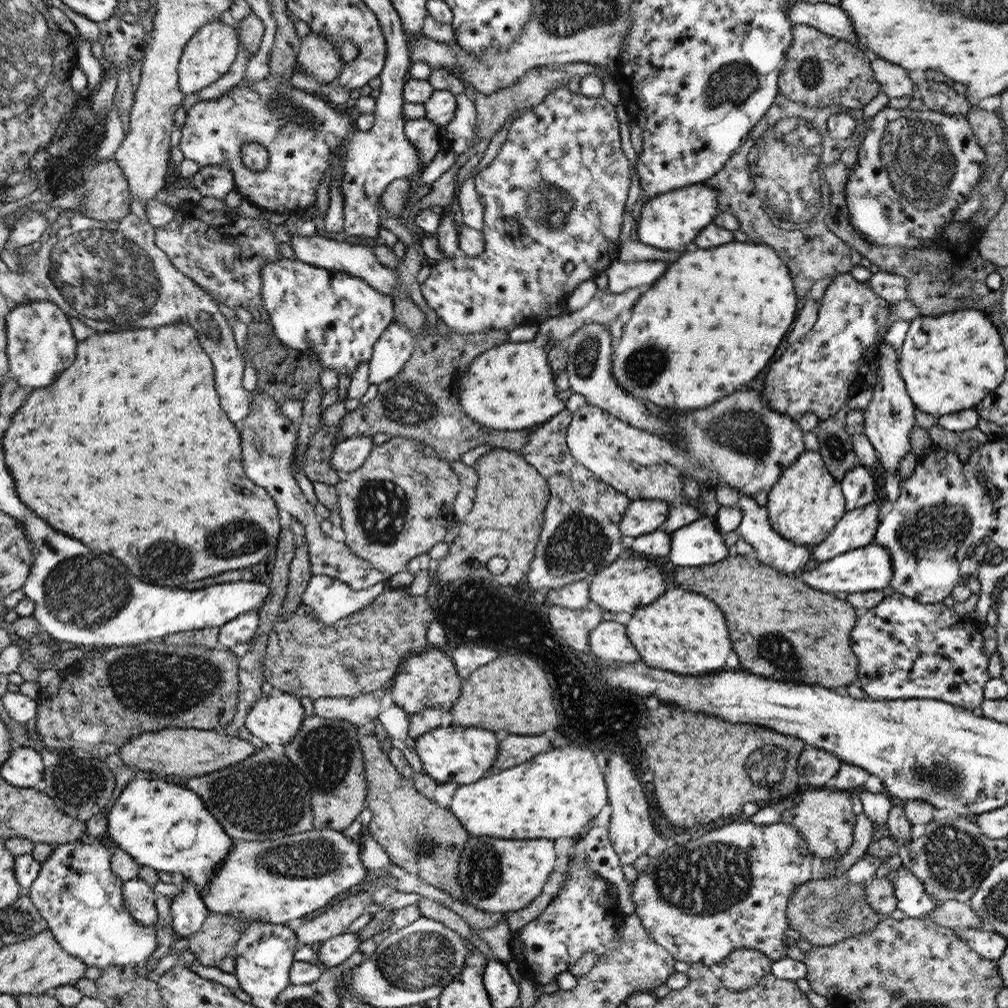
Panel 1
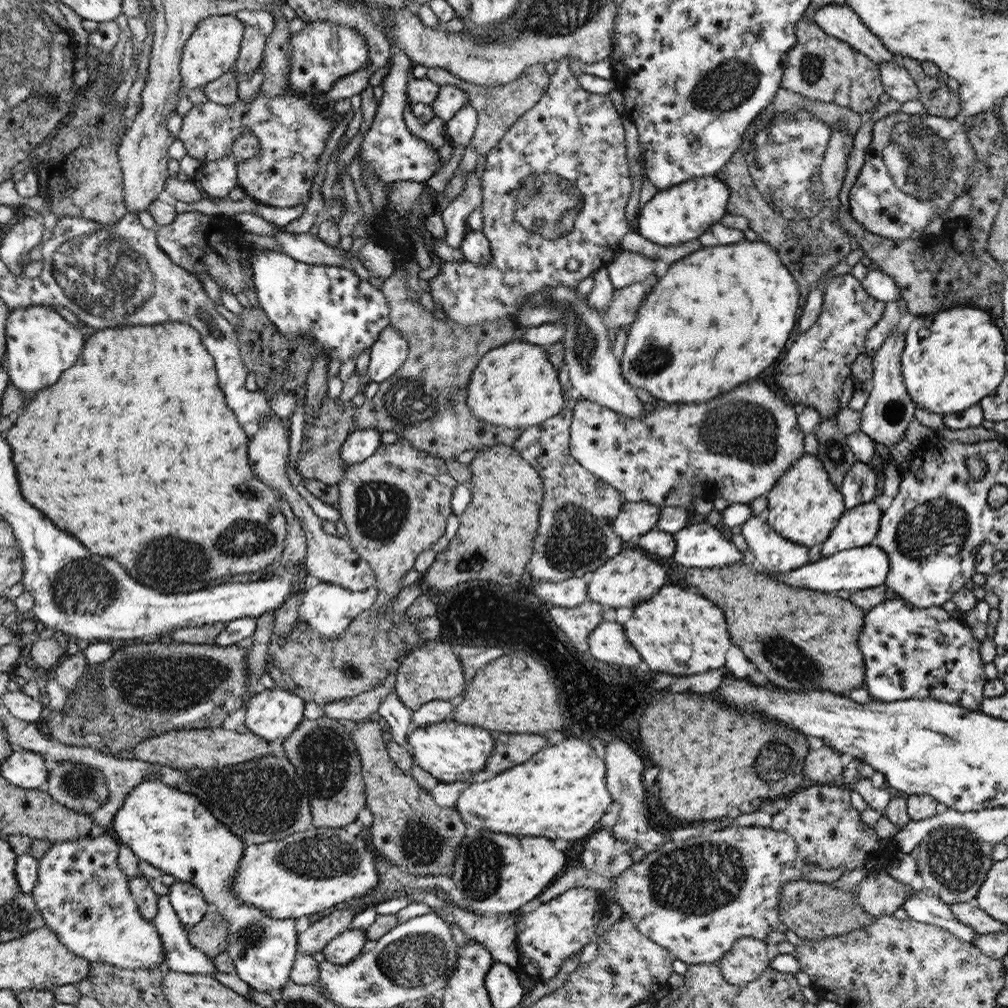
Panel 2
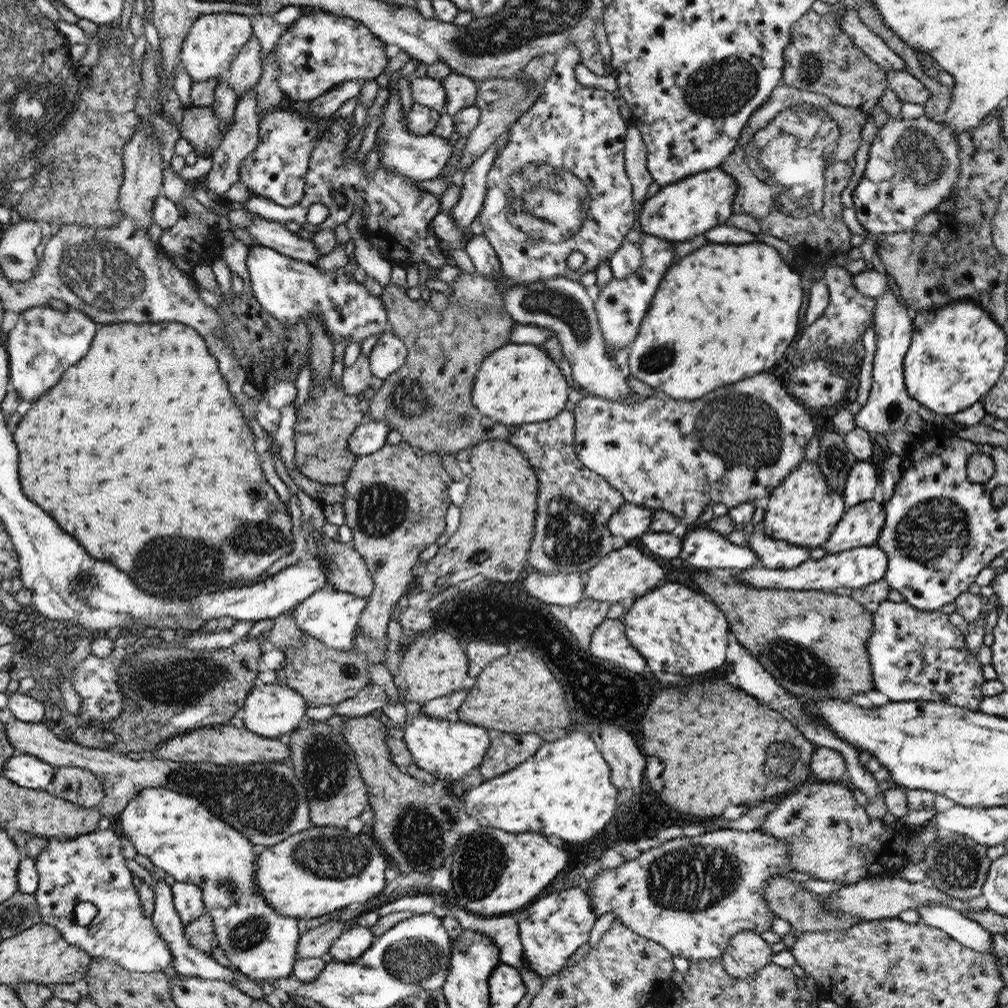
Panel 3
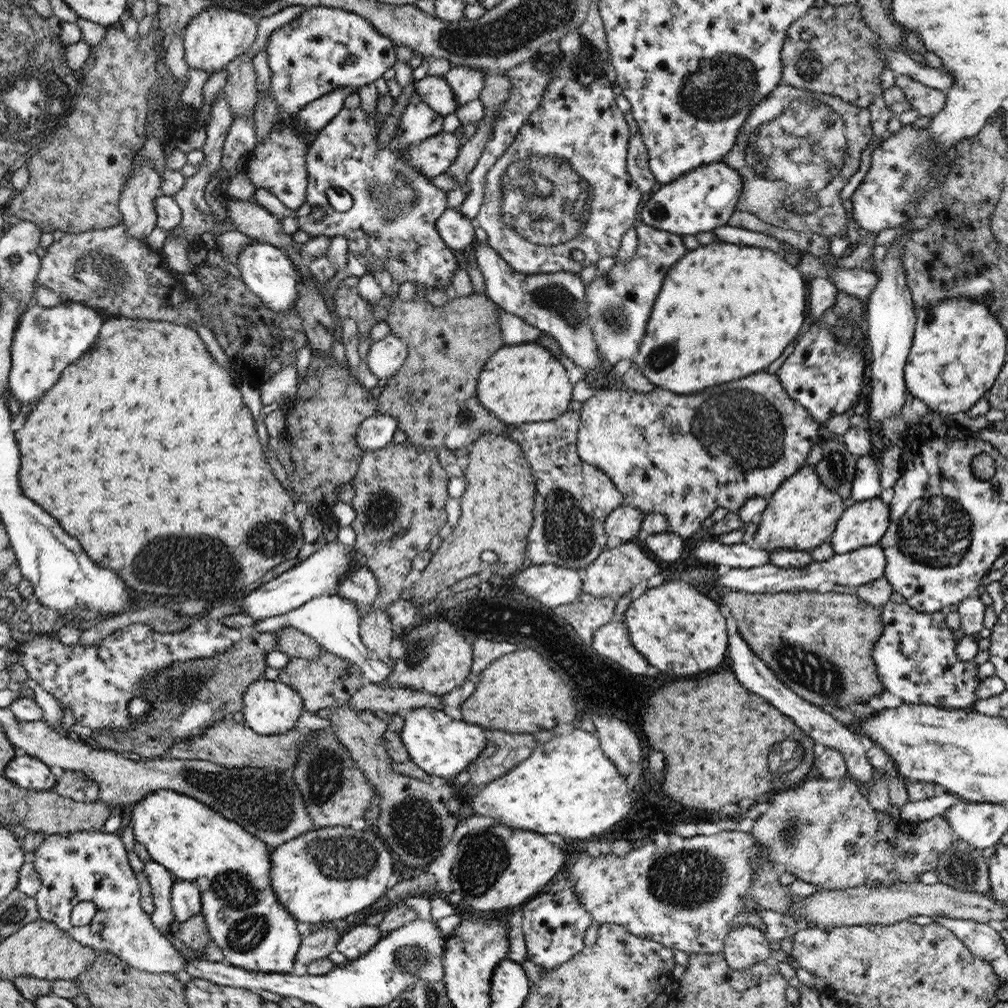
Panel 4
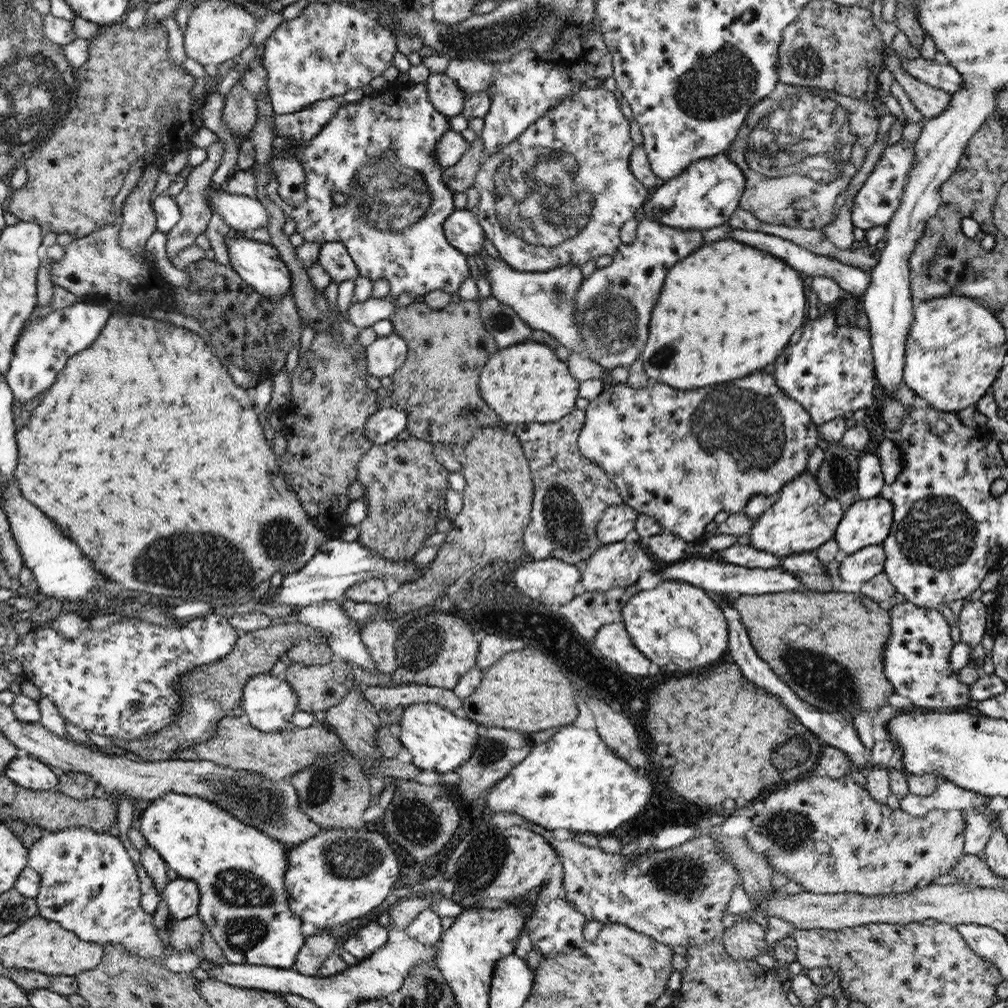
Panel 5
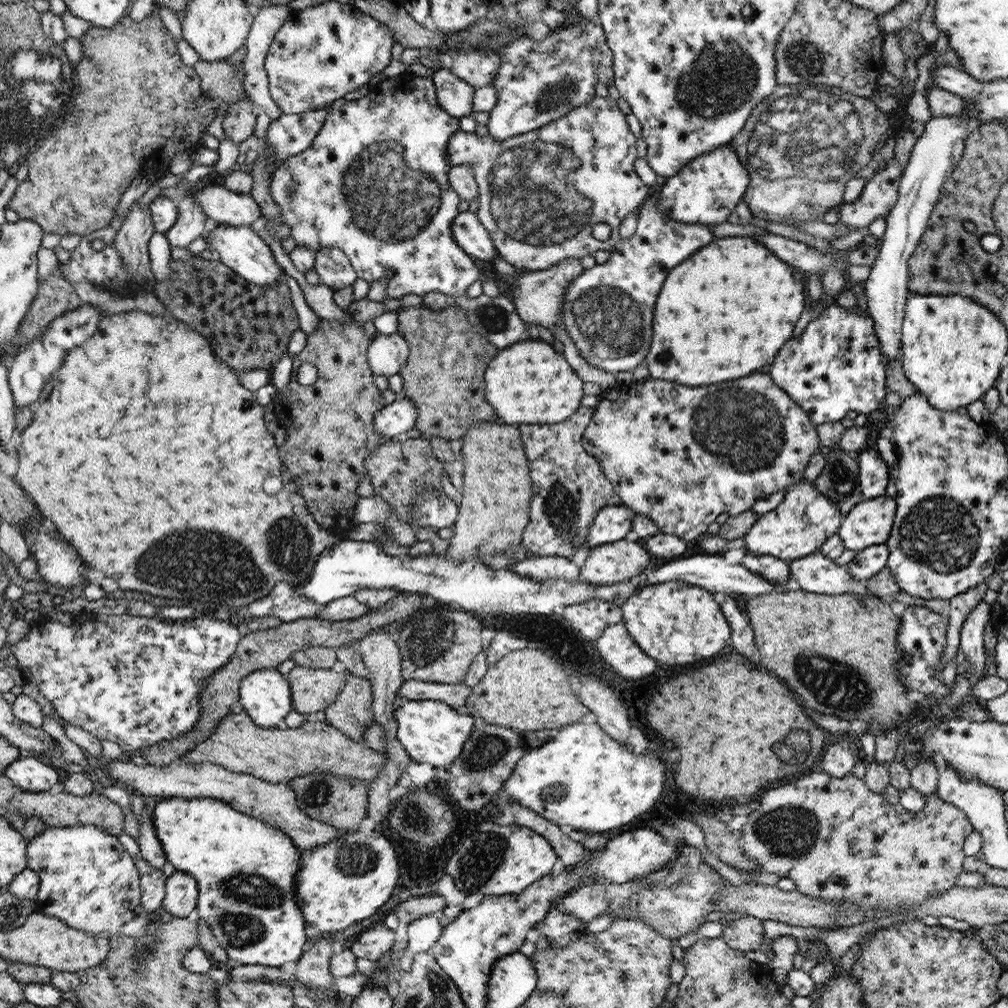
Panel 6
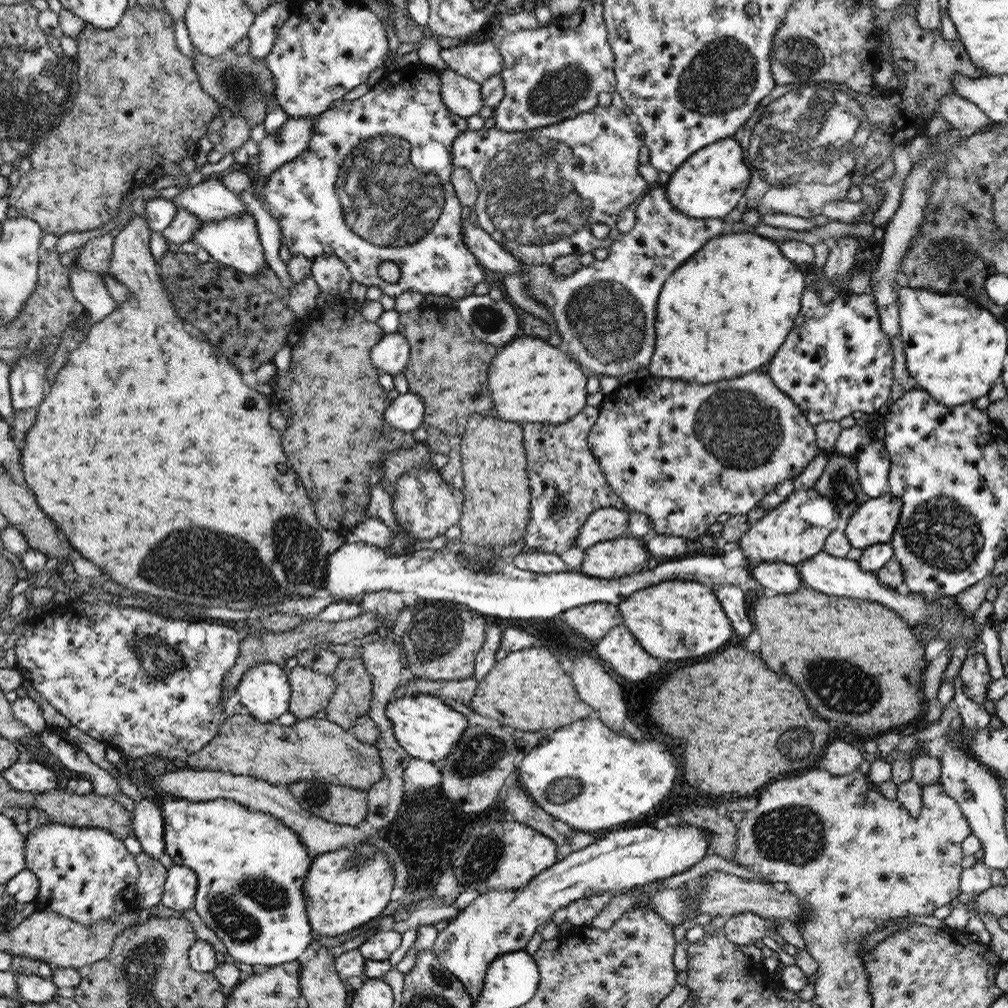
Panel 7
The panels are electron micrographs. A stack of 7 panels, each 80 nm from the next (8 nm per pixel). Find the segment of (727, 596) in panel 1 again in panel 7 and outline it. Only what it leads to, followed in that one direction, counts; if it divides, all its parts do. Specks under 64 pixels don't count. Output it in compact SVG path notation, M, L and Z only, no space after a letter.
M802 586L790 594L770 593L760 597L754 602L753 611L755 628L762 638L762 660L770 670L788 674L820 717L853 727L858 734L873 736L880 730L910 722L922 710L923 699L918 697L918 690L922 684L920 675L928 666L925 647L912 626L903 622L890 607L879 602L828 596Z

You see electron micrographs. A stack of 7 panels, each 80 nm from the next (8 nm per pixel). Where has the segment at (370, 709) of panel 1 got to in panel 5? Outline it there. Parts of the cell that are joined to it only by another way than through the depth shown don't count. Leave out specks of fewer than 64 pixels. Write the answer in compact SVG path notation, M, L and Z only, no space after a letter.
M414 683L398 684L396 687L364 686L363 698L376 709L383 708L388 711L398 706L405 709L412 704L424 702L433 702L454 711L463 706L464 700L464 698L458 698L453 689Z

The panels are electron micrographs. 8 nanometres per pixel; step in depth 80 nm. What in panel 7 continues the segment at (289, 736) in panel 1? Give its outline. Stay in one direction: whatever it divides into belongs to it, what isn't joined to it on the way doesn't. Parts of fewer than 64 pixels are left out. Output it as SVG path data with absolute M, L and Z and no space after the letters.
M261 662L249 668L236 690L244 710L260 722L276 722L291 702L288 679L274 662Z

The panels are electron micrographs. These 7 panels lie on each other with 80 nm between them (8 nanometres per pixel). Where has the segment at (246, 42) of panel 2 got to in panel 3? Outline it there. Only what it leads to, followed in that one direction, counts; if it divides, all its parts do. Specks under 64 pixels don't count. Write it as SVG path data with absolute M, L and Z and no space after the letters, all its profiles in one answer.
M252 35L251 40L242 48L242 52L232 62L231 69L224 76L224 79L236 91L238 101L244 93L255 86L261 77L263 72L260 62L261 50L263 50L263 46Z

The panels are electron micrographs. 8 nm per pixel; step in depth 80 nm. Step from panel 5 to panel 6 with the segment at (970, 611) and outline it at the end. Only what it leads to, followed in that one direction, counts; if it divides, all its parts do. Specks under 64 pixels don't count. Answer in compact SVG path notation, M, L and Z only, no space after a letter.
M980 601L967 615L960 633L960 650L966 654L971 664L967 672L982 676L986 655L984 647L984 630L986 623L992 619L993 606Z

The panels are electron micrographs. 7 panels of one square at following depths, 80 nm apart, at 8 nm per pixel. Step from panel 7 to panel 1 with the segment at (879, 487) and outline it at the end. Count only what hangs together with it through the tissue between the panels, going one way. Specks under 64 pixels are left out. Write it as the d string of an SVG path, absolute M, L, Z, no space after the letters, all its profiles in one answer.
M856 465L844 475L840 486L848 511L866 506L874 500L874 477L870 468Z

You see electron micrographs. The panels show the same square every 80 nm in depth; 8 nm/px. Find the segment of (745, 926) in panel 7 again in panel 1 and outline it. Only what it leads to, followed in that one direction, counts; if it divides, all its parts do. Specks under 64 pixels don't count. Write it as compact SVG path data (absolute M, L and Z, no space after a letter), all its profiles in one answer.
M739 948L724 958L716 970L728 990L742 992L770 974L772 963L771 958L759 950Z

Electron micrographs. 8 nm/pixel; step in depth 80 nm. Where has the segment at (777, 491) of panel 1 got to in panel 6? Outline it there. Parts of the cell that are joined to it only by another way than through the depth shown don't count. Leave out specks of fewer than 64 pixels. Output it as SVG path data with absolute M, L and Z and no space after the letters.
M803 479L785 489L783 501L776 508L758 517L744 536L745 548L748 553L770 555L786 562L808 556L837 533L841 515L830 498L820 494L812 481Z

